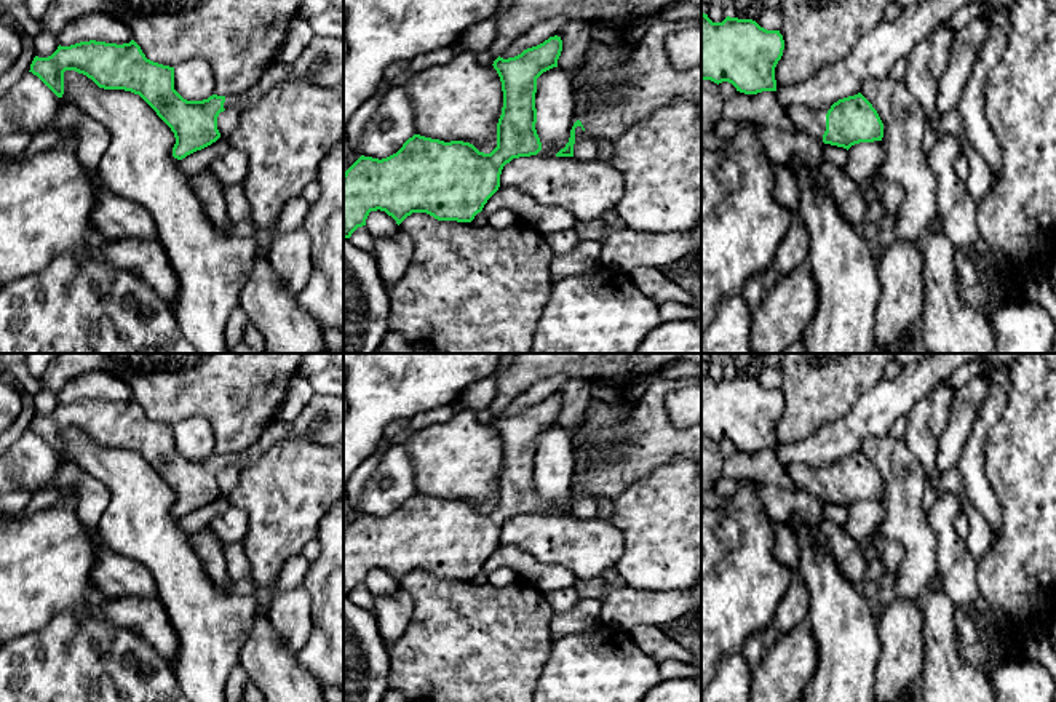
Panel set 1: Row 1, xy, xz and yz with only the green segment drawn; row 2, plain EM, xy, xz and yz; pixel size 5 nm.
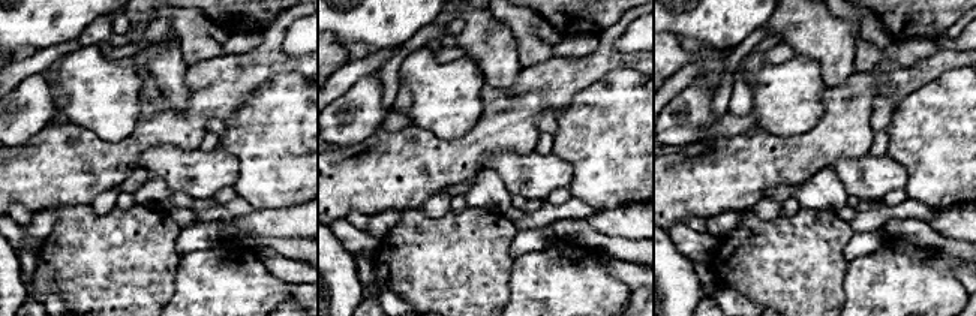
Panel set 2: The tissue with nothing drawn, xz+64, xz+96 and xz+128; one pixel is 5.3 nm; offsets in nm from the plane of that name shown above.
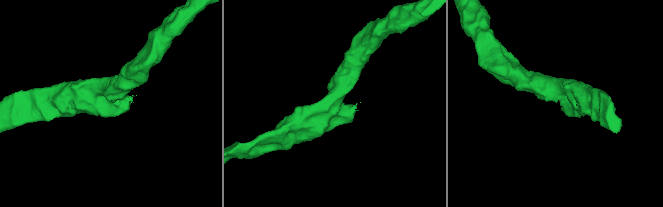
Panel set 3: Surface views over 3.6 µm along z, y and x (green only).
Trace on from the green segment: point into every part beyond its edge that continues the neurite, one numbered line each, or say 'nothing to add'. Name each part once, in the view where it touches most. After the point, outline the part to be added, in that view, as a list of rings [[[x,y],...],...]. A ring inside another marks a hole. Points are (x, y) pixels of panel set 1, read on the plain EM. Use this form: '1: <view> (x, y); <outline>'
1: yz (810, 478); [[[792,464],[786,469],[786,472],[789,473],[792,483],[797,488],[804,488],[820,497],[823,497],[823,493],[826,489],[826,472],[829,465],[823,465],[823,467],[808,467],[805,464]]]

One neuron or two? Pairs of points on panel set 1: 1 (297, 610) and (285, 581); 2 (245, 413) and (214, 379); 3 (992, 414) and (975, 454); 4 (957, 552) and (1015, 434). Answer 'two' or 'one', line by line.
1: two
2: one
3: one
4: two

